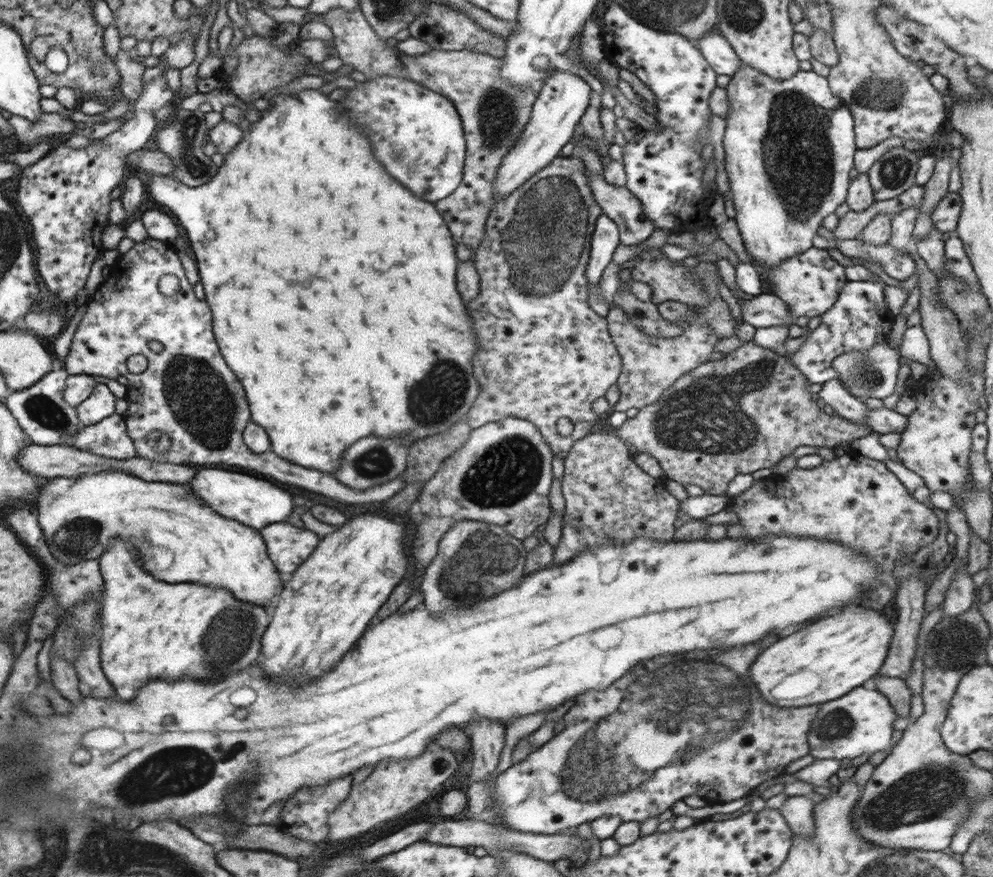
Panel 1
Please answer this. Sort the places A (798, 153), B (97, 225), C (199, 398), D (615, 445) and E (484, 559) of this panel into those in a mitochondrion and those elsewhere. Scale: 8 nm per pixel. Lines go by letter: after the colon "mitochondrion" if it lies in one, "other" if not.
A: mitochondrion
B: other
C: mitochondrion
D: other
E: mitochondrion

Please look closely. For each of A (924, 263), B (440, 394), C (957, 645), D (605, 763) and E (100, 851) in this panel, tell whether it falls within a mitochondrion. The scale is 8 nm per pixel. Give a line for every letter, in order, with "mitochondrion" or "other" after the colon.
A: other
B: mitochondrion
C: mitochondrion
D: mitochondrion
E: mitochondrion

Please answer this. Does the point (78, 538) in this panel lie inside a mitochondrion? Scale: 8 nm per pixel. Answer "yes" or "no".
yes

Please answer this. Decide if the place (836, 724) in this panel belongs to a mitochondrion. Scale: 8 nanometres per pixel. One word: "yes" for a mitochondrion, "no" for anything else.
yes

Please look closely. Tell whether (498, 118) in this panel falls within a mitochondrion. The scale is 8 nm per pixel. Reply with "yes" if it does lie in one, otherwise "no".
yes

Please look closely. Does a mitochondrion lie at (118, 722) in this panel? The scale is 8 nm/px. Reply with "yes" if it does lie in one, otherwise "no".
no

